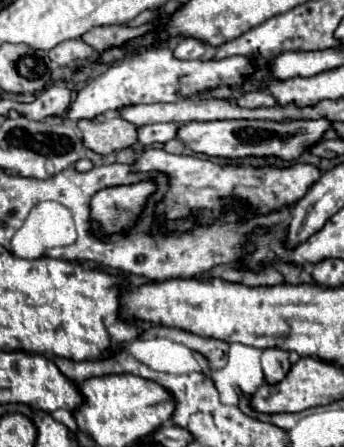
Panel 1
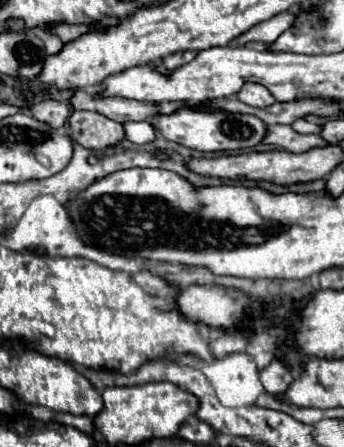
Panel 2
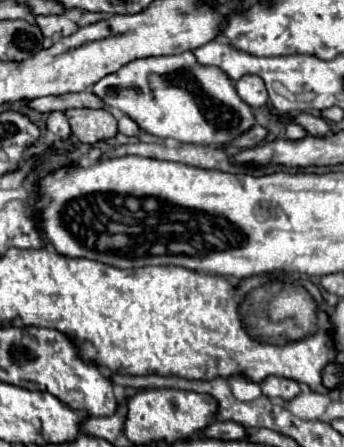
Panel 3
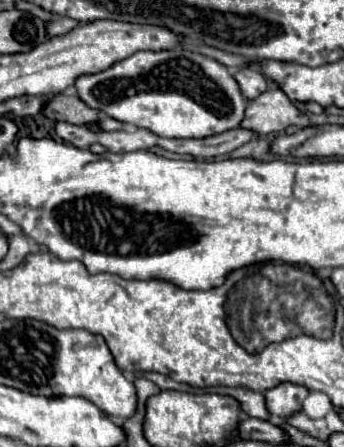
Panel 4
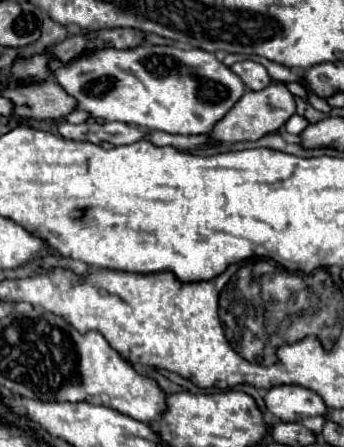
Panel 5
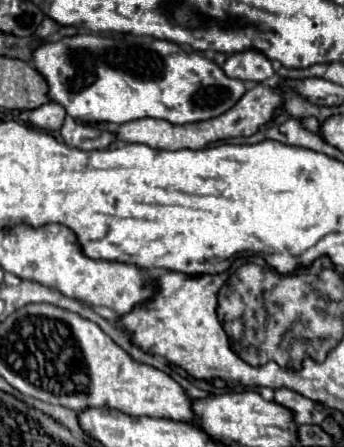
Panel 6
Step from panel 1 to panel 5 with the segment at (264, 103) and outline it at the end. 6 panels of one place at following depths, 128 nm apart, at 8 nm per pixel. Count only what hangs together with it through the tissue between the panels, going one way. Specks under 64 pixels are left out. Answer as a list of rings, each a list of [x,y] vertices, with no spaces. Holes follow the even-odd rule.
[[[242,60],[242,62],[236,62],[232,68],[230,68],[236,76],[242,78],[244,86],[252,92],[258,92],[260,88],[266,88],[270,84],[270,76],[266,72],[266,68],[258,62],[252,62],[252,60]]]

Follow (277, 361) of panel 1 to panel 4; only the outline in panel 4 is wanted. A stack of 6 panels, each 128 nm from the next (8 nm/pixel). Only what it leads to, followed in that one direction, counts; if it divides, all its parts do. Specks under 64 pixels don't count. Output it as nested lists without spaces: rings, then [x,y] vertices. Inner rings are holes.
[[[280,382],[278,386],[264,392],[266,406],[276,422],[282,422],[290,414],[298,412],[302,408],[304,398],[308,396],[308,388],[292,382]]]

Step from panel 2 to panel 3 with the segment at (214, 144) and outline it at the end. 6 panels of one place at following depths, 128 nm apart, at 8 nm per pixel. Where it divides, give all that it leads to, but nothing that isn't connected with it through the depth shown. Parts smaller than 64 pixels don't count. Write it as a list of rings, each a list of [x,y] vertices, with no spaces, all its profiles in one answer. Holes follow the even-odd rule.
[[[192,52],[158,56],[158,58],[140,58],[122,66],[118,72],[104,76],[100,82],[96,82],[94,94],[100,96],[108,108],[122,110],[132,120],[136,120],[144,132],[154,134],[158,138],[174,138],[178,142],[202,144],[202,146],[230,144],[232,140],[236,140],[240,134],[248,132],[248,128],[256,124],[254,114],[250,106],[240,100],[228,76],[204,76],[202,72],[204,68],[196,62]]]

